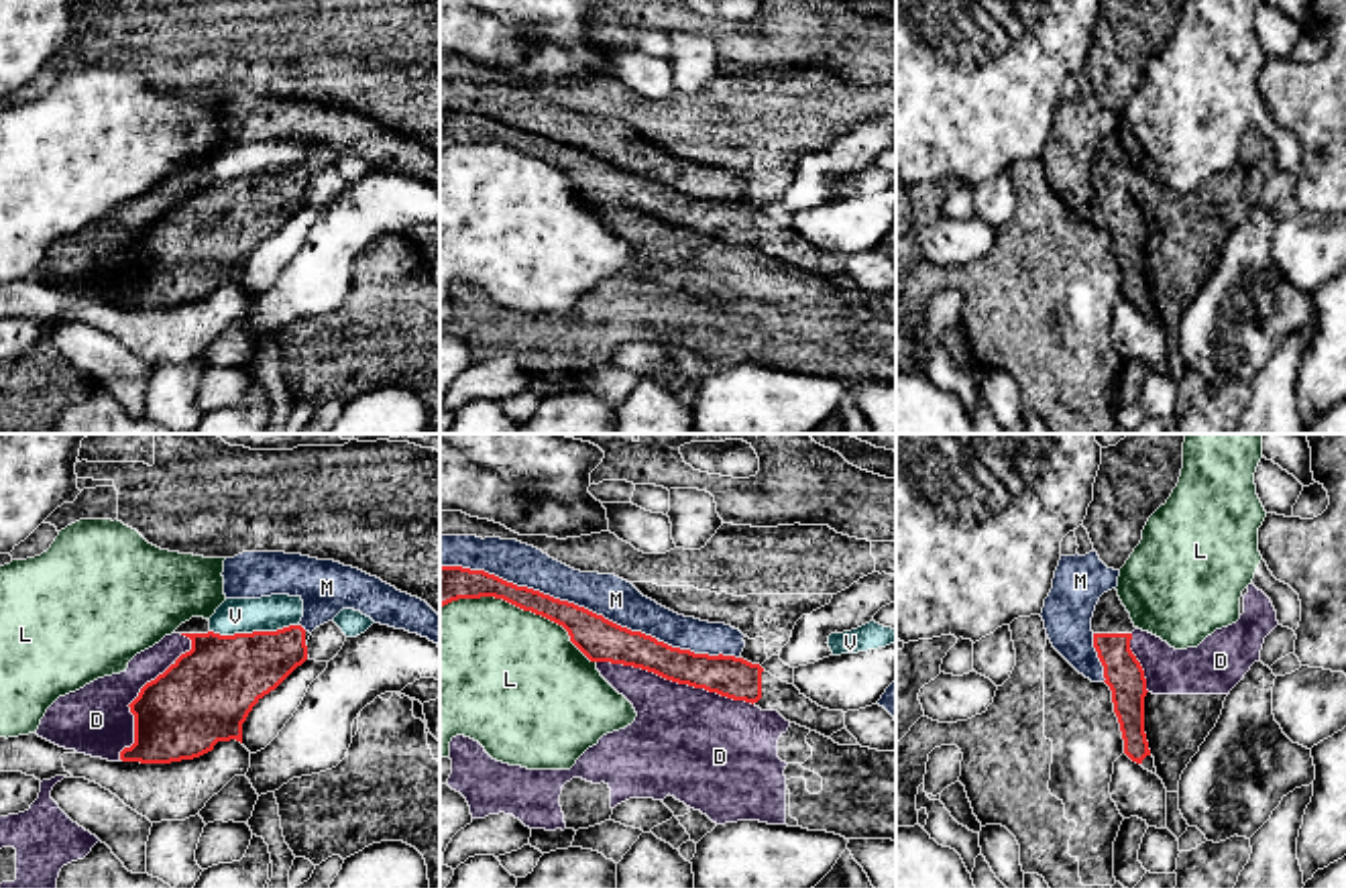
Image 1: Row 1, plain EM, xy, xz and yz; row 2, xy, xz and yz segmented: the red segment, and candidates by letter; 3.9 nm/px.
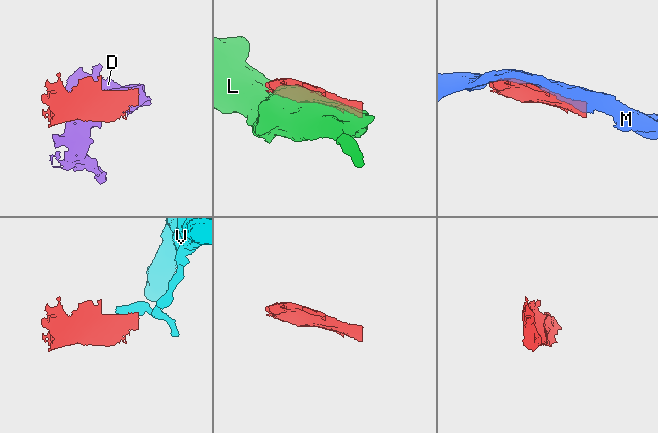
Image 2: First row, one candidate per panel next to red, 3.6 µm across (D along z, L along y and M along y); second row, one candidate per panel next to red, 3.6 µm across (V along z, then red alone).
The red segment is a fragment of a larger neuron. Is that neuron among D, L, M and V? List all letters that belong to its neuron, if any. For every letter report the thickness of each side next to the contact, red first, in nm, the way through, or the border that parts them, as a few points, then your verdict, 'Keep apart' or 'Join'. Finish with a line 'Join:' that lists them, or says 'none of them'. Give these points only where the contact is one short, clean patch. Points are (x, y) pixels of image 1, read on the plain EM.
D: Thickness 160 nm (red) against 440 nm. Keep apart
L: Thickness 130 nm (red) against 500 nm. Keep apart
M: Thickness 160 nm (red) against 170 nm. Keep apart
V: Thickness 340 nm (red) against 140 nm. Boundary: xy (298, 168), (233, 178), (210, 176). Keep apart
Join: none of them

